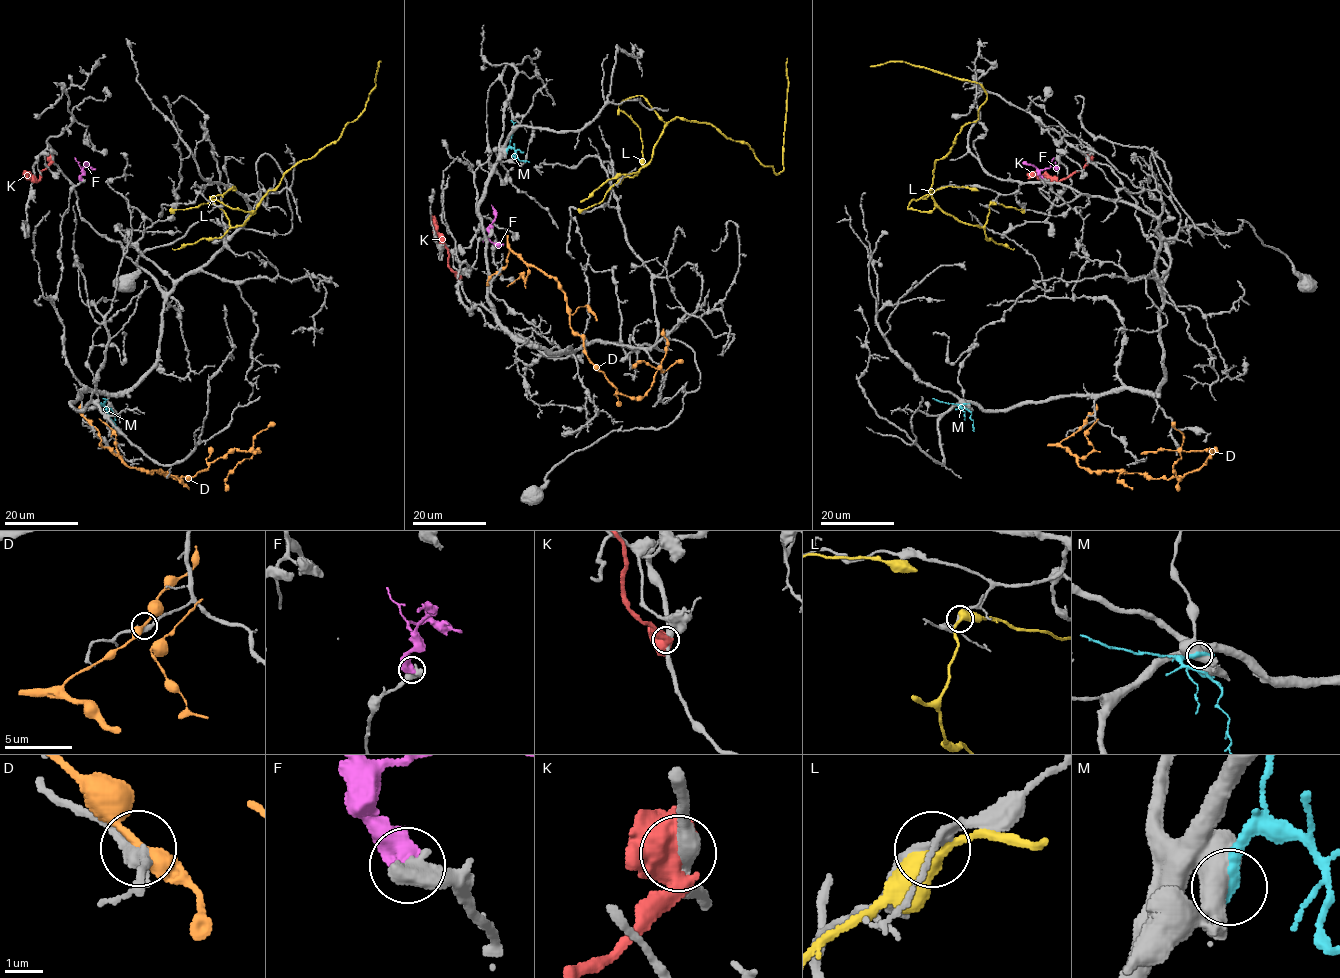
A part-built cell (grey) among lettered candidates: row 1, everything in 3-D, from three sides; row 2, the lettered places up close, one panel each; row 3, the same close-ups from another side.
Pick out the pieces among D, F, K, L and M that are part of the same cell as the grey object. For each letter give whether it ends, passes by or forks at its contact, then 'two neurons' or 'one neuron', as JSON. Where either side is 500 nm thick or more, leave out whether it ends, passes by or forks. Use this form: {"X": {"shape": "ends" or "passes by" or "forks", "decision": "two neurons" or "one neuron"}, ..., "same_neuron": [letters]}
{"D": {"shape": "passes by", "decision": "one neuron"}, "F": {"decision": "two neurons"}, "K": {"decision": "two neurons"}, "L": {"shape": "passes by", "decision": "two neurons"}, "M": {"decision": "two neurons"}, "same_neuron": ["D"]}

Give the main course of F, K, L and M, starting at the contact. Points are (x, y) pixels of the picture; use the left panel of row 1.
F: (81, 179), (81, 166), (95, 169)
K: (51, 159), (37, 181), (24, 174)
L: (214, 204), (231, 227), (242, 225), (282, 176), (335, 141), (356, 119), (375, 86), (379, 66)
M: (98, 404), (108, 408), (109, 418), (121, 431)

